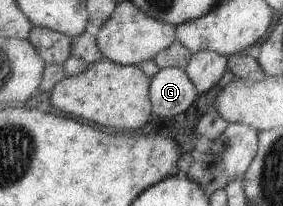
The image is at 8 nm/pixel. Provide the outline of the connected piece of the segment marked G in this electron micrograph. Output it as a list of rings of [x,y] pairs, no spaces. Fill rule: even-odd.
[[[164,68],[150,78],[149,101],[151,114],[174,117],[192,106],[198,94],[186,73],[179,68]]]

